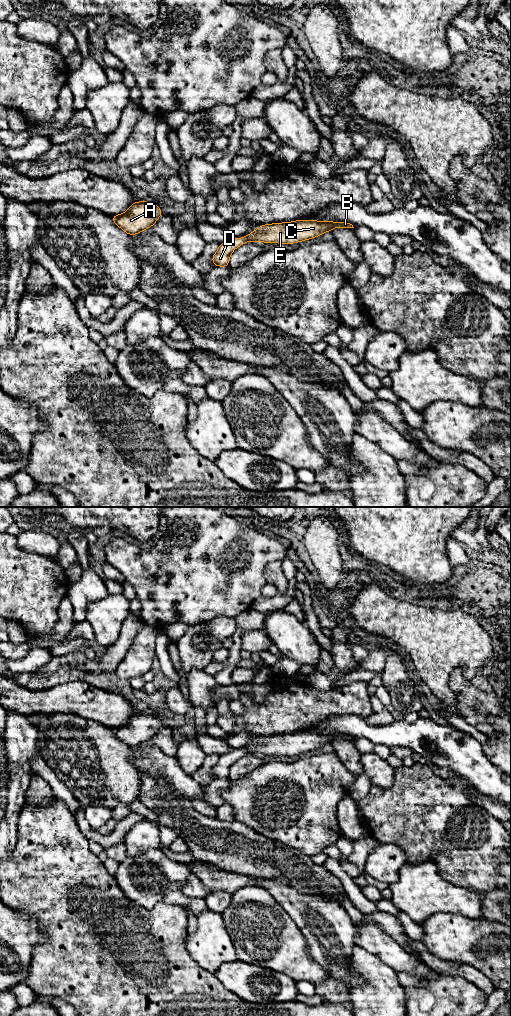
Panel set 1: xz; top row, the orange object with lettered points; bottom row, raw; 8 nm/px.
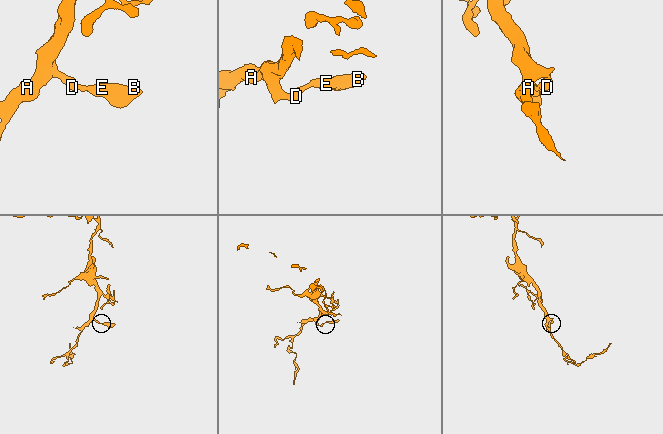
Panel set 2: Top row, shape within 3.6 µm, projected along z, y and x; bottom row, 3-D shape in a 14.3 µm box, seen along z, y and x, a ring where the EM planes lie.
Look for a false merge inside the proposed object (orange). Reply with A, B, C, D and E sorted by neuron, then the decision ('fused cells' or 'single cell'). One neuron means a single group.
groups A B C D E; single cell

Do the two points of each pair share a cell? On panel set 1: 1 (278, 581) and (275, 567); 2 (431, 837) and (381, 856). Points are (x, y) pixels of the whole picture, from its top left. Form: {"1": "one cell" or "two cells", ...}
{"1": "one cell", "2": "two cells"}

